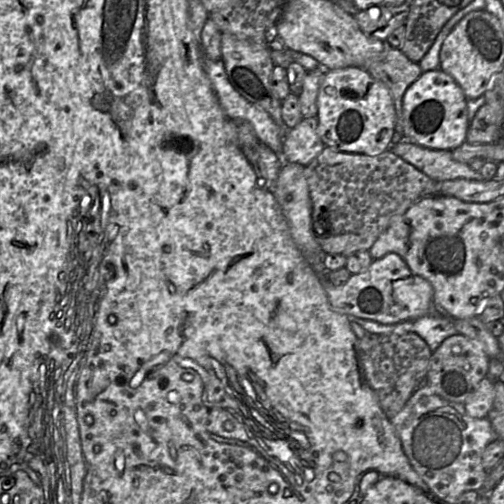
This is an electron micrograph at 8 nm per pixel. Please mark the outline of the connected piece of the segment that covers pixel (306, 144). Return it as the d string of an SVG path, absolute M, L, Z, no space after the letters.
M304 118L289 129L282 142L282 159L285 162L307 166L325 148L317 133L317 118Z

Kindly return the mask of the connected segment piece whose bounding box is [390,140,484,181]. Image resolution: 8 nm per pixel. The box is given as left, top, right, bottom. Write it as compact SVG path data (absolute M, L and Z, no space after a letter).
M409 140L393 143L391 151L435 181L454 179L484 180L469 164L458 162L450 150L435 150Z

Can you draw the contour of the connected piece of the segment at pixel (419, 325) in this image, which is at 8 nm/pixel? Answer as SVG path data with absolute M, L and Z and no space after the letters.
M432 312L428 315L425 315L415 320L403 321L400 323L390 324L390 325L381 324L375 321L362 319L355 316L348 316L348 317L350 321L356 322L362 328L364 328L367 332L370 332L373 334L389 335L389 334L404 334L404 333L414 332L426 341L432 353L441 345L441 343L446 338L452 335L456 335L458 333L454 325L453 319L459 319L459 318L451 318L444 313Z

